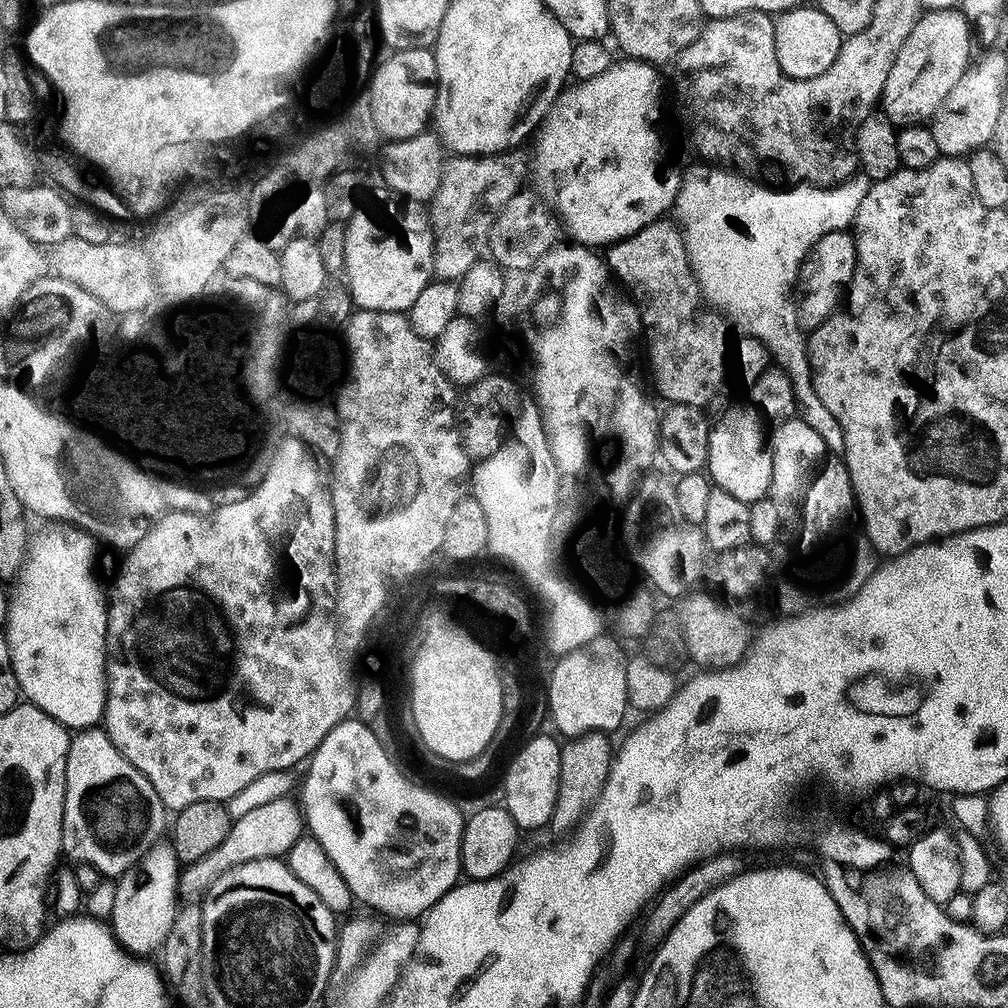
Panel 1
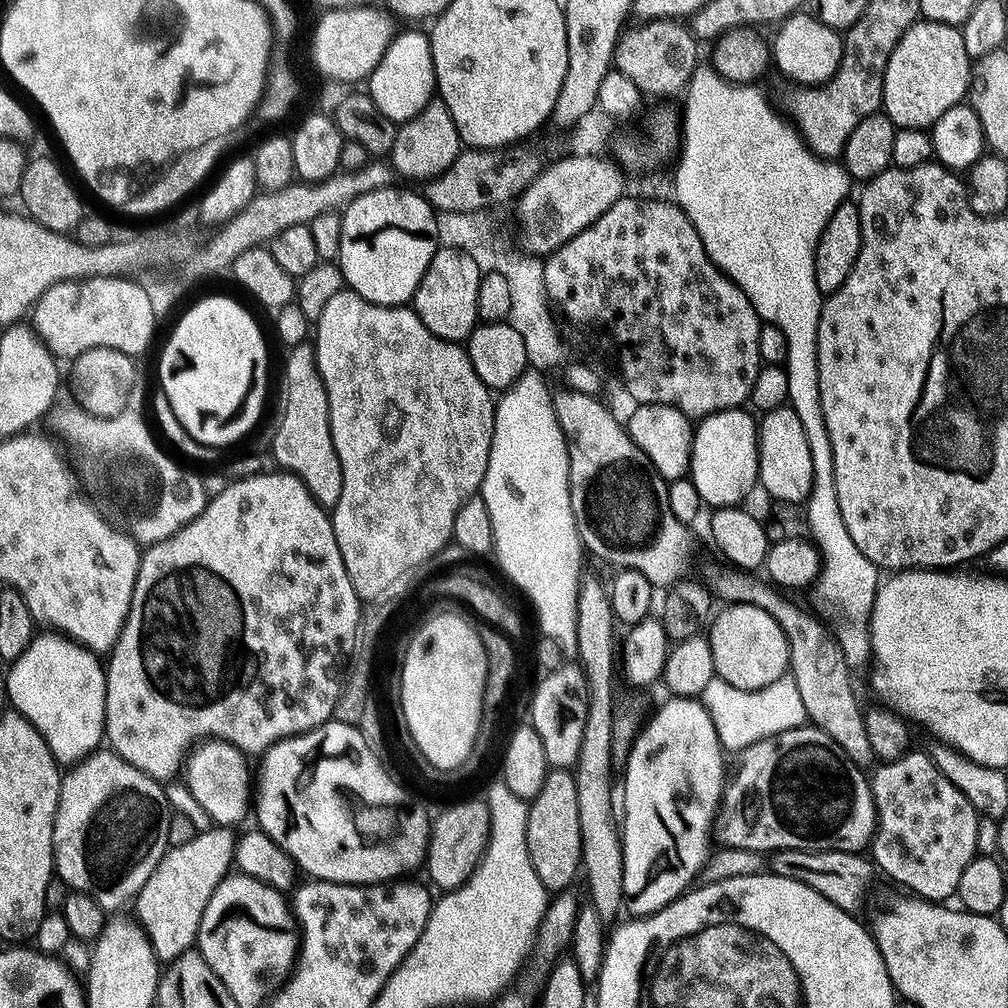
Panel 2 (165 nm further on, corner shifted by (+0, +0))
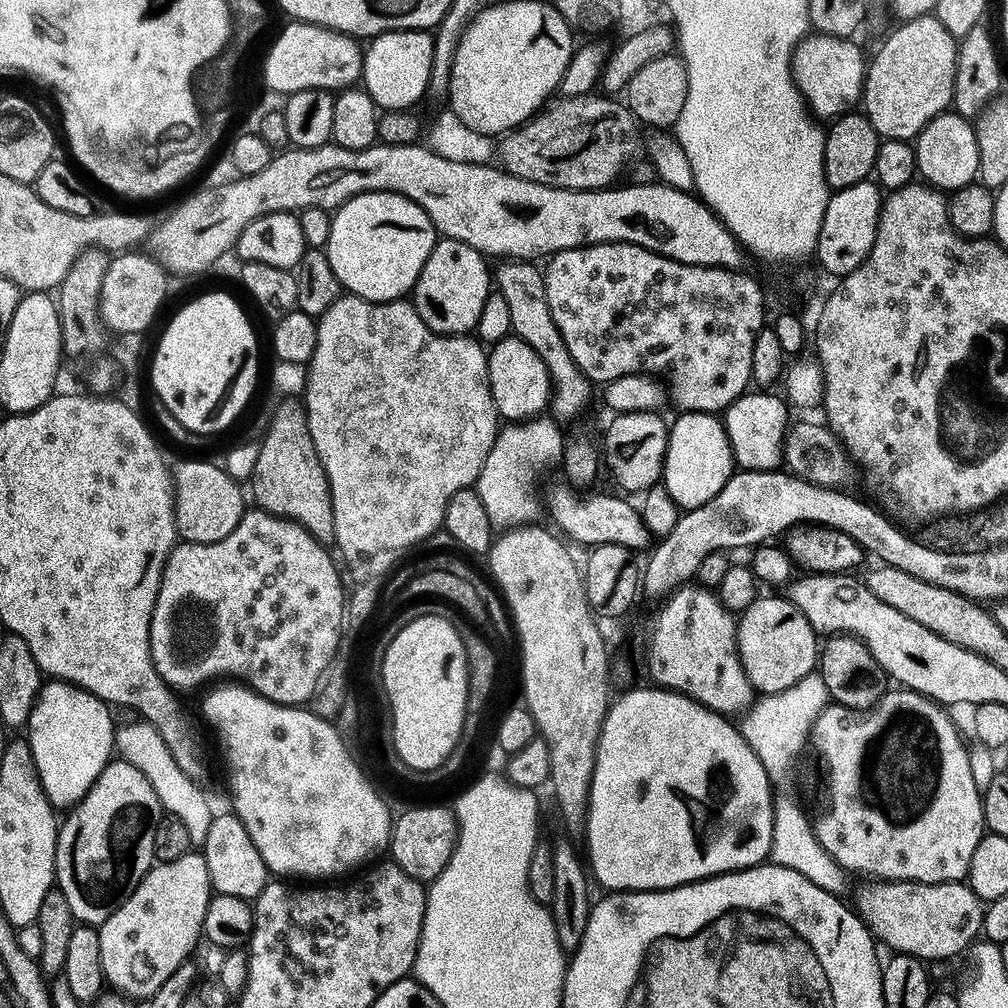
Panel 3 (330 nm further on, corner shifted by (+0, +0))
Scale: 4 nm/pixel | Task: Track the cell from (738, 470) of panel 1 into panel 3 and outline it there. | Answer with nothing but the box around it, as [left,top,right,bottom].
[664,412,734,510]

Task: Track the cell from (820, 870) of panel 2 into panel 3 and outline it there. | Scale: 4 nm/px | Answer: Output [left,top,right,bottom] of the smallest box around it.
[855,880,986,962]

